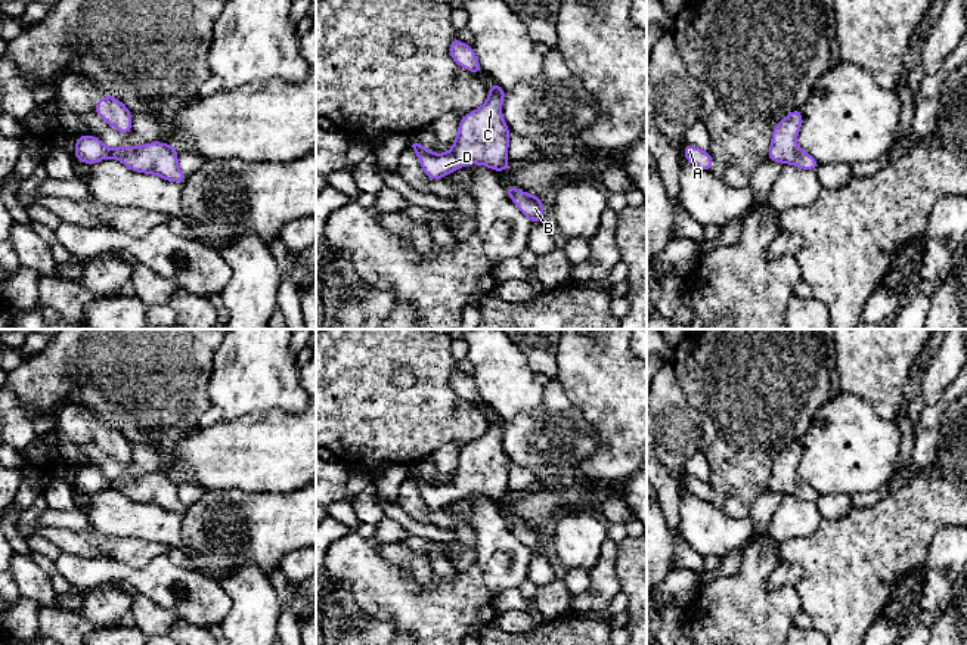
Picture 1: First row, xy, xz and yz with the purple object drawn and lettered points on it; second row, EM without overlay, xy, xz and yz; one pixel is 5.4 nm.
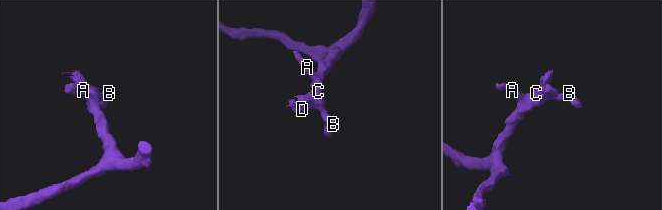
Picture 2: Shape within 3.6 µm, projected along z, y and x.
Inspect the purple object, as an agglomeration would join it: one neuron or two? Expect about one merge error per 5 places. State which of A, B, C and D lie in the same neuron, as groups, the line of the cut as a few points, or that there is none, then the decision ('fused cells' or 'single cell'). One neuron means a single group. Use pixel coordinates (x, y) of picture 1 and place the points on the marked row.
A B C D | no cut | single cell

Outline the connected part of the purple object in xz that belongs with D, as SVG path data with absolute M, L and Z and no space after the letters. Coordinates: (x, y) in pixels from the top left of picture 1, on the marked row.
M496 83L489 99L471 114L462 115L458 137L446 154L433 154L416 140L409 142L424 173L437 180L468 164L481 164L495 171L508 170L509 130L502 118L505 90Z

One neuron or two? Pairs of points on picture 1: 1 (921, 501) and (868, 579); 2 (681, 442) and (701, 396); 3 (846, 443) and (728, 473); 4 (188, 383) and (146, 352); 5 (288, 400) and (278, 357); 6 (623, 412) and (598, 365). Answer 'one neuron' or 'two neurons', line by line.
1: one neuron
2: two neurons
3: two neurons
4: one neuron
5: one neuron
6: one neuron

